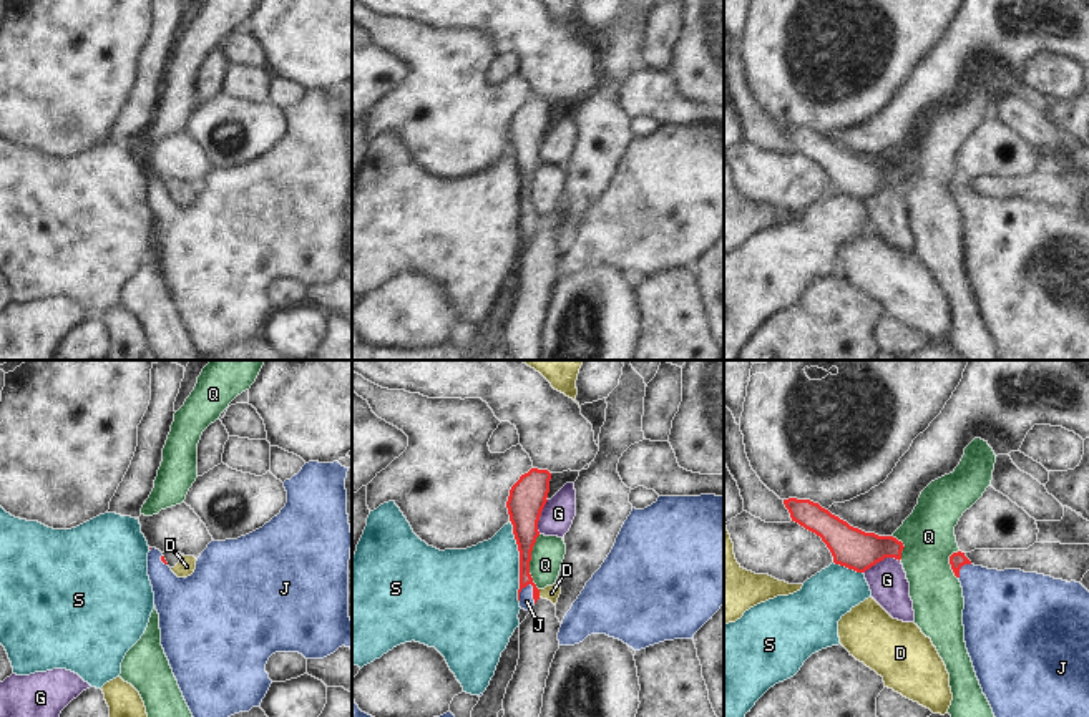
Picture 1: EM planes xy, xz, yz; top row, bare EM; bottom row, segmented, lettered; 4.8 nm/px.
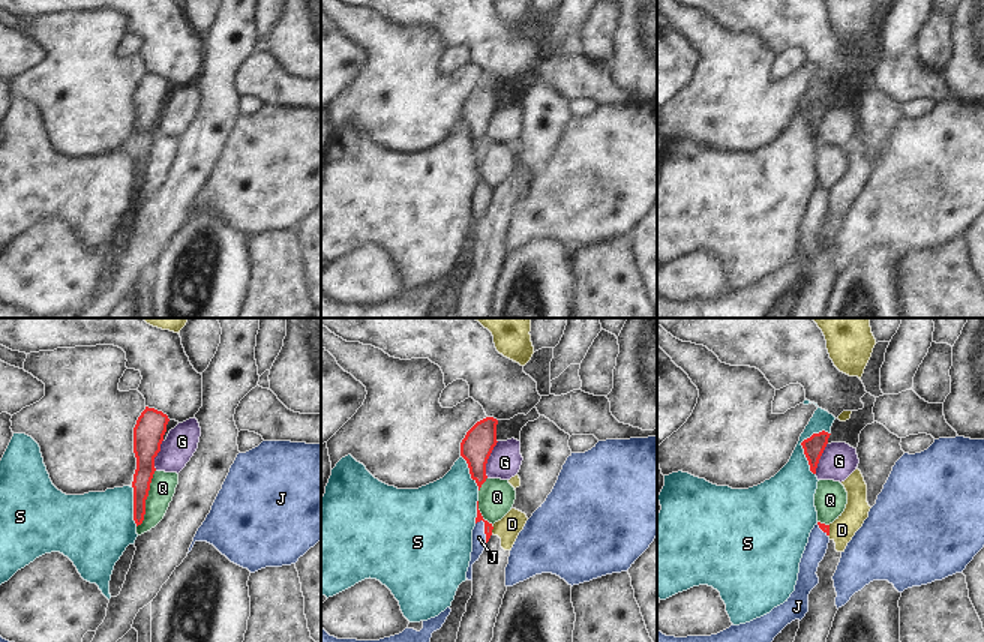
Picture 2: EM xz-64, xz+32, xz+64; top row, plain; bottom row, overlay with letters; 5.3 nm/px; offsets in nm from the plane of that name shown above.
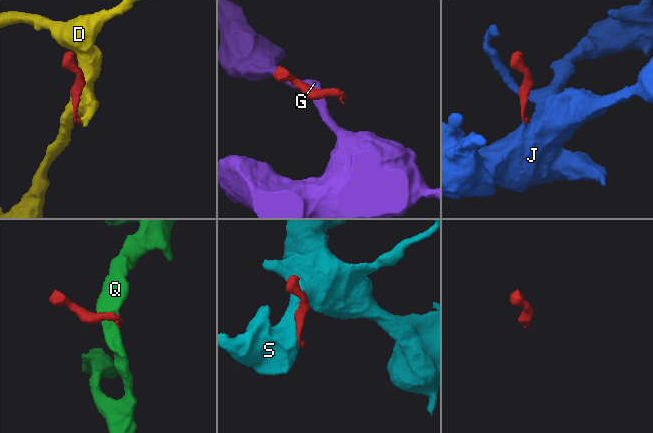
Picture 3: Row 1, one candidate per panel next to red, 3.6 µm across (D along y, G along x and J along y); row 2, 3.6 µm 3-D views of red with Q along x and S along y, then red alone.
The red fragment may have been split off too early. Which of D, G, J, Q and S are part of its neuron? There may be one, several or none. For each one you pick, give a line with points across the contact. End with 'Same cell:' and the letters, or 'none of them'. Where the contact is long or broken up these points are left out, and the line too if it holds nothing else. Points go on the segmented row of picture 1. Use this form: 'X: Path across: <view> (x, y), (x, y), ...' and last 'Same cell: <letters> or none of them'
J: Path across: xz (525, 543), (525, 580), (533, 593), (527, 601)
Same cell: J

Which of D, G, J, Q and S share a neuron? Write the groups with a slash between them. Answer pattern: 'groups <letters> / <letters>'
groups D / G / J / Q / S

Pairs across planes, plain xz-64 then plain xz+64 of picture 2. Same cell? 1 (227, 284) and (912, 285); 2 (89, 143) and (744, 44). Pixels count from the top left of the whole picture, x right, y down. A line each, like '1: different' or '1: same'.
1: different
2: same

